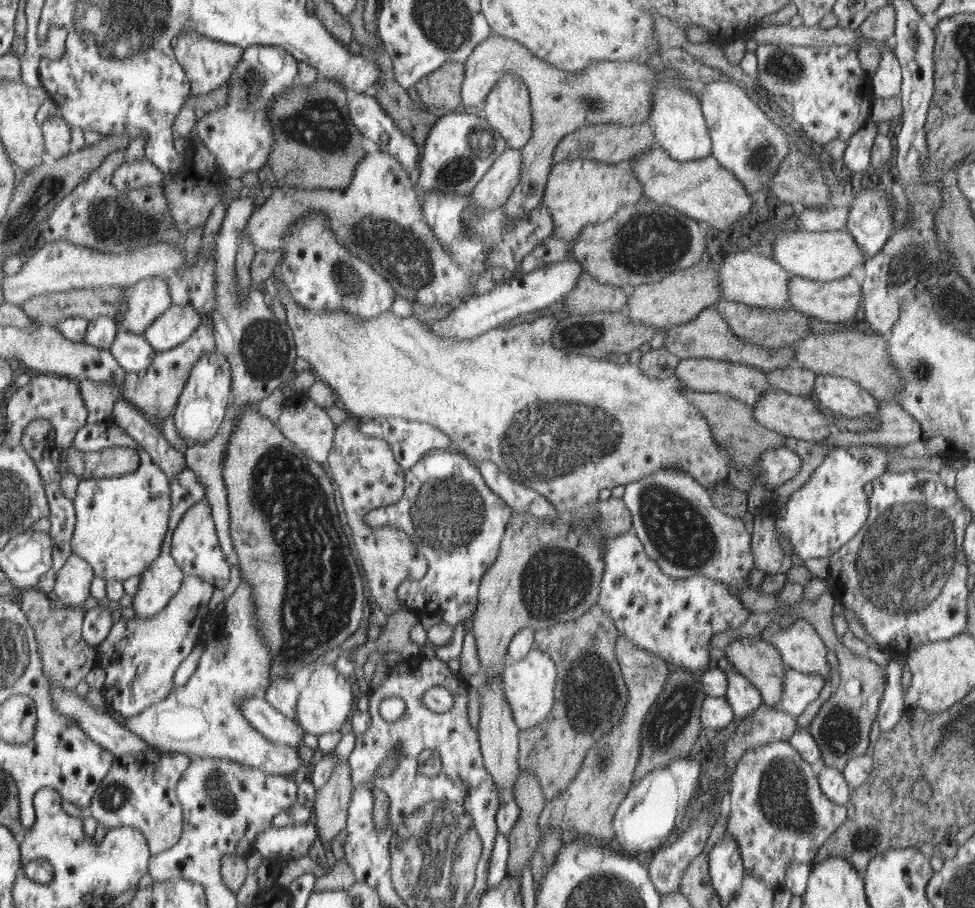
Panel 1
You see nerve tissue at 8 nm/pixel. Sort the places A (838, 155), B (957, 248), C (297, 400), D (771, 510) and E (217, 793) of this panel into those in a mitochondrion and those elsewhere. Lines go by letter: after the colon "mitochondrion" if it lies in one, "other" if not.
A: other
B: mitochondrion
C: other
D: other
E: mitochondrion

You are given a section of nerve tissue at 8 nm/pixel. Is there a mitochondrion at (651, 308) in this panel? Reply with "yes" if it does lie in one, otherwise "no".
no

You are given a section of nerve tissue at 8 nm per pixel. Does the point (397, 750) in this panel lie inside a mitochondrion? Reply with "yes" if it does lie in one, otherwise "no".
no

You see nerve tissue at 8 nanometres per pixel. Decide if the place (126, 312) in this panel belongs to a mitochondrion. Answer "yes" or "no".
no

